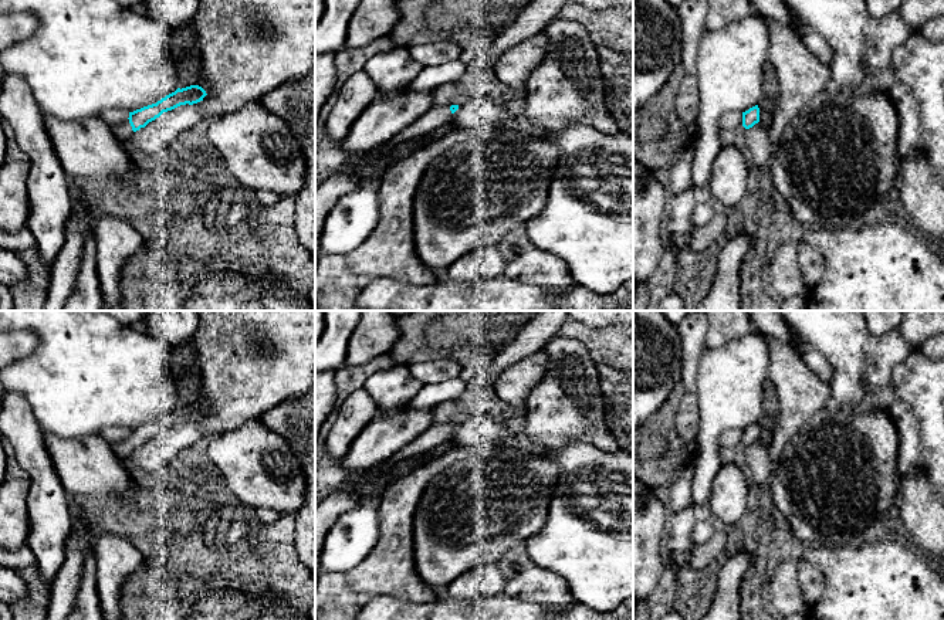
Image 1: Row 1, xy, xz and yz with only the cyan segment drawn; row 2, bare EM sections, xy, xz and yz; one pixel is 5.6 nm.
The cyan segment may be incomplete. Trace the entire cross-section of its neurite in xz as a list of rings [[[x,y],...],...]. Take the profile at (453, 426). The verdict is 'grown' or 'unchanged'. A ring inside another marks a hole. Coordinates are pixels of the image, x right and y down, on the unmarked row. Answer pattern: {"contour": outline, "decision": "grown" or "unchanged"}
{"contour": [[[443,423],[433,424],[423,434],[420,434],[410,444],[399,450],[390,458],[388,458],[382,465],[376,468],[376,472],[385,472],[392,468],[395,464],[399,464],[403,460],[412,457],[424,455],[434,447],[449,441],[453,436],[453,431],[459,427],[459,423]]], "decision": "grown"}

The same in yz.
{"contour": [[[758,423],[750,426],[748,428],[742,430],[742,444],[745,447],[752,445],[755,441],[759,440],[759,426]]], "decision": "unchanged"}

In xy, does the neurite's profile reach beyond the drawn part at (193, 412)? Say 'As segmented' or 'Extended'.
Extended

